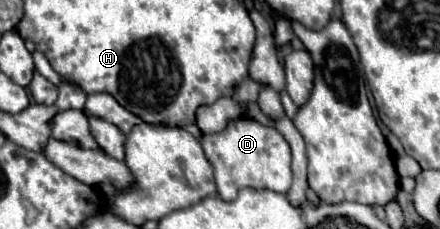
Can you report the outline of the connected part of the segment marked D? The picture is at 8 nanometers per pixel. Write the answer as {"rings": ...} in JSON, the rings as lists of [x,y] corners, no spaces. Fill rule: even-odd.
{"rings":[[[241,116],[231,120],[219,134],[205,134],[201,146],[215,168],[217,194],[223,200],[235,200],[237,192],[247,186],[273,192],[287,192],[291,186],[291,150],[287,140],[275,128]]]}

